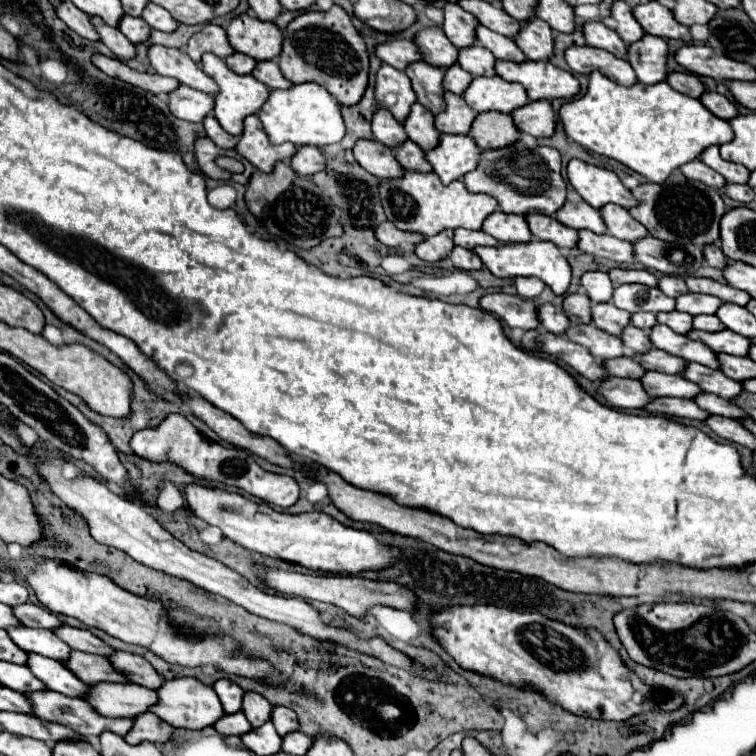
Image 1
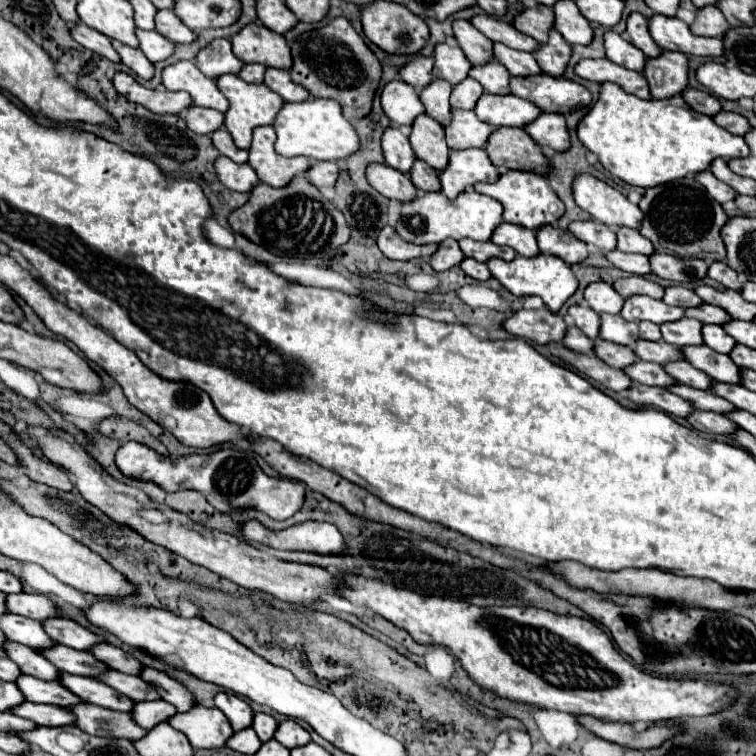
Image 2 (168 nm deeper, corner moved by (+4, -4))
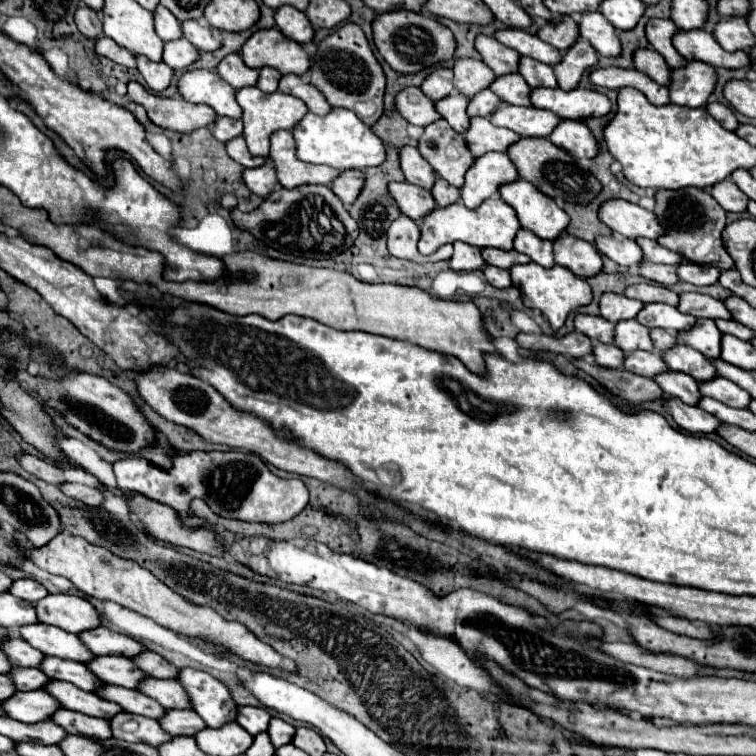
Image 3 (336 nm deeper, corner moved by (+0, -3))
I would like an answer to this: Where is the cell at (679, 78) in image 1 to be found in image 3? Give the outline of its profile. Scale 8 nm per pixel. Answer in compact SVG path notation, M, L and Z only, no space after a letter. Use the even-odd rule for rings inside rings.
M714 101L714 103L708 103L708 105L706 105L706 111L708 111L724 129L734 131L734 129L738 127L738 121L736 121L736 117L734 117L734 113L732 113L730 107Z

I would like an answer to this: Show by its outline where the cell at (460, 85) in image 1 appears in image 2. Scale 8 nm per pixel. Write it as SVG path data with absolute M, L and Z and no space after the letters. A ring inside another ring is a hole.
M466 78L458 86L454 86L452 96L450 96L450 104L452 104L452 108L474 110L474 104L478 102L478 98L482 94L484 94L484 88L478 82L474 82L472 78Z

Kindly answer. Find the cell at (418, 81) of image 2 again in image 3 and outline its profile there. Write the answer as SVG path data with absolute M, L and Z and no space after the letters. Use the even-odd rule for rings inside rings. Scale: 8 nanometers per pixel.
M442 65L434 67L430 71L430 75L426 75L426 79L422 81L420 89L432 101L438 101L438 99L454 93L454 87L452 87L452 69L446 69Z

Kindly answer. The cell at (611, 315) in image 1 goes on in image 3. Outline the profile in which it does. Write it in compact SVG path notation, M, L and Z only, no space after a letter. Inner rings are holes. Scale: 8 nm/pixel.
M636 319L614 323L614 345L620 347L624 353L630 353L636 349L652 351L654 347L648 337L648 327L640 325Z

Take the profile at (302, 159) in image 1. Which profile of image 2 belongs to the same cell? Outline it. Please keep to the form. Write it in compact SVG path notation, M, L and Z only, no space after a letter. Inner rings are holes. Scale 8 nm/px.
M316 162L308 172L306 172L306 178L322 188L322 186L334 186L336 180L338 180L338 164L336 162Z

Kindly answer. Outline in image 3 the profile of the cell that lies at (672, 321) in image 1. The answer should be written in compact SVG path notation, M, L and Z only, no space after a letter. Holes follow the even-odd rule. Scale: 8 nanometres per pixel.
M698 319L694 327L686 331L678 331L676 339L686 343L688 347L698 349L706 357L718 357L720 355L720 331L712 319Z

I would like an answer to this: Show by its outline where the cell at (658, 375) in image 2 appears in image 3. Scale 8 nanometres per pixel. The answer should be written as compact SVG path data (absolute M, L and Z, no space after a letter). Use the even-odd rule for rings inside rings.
M664 371L654 375L654 381L660 385L660 389L672 397L682 399L684 403L696 405L700 399L700 391L696 387L696 381L686 375L686 373L678 373L678 371Z

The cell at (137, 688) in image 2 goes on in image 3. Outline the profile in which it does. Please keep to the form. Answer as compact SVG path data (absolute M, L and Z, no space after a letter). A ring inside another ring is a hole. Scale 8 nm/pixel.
M142 679L138 683L138 691L144 695L156 699L162 707L190 707L190 701L186 699L186 691L178 687L178 681L174 679Z

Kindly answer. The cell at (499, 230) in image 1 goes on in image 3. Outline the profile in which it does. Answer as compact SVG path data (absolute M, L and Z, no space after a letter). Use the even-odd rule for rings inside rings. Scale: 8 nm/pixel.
M520 229L514 239L514 249L520 253L526 253L534 263L542 267L552 267L554 257L552 257L552 243L546 239L540 239L528 229Z

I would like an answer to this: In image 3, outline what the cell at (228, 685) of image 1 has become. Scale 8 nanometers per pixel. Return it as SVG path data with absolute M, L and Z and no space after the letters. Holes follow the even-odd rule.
M238 707L238 715L236 721L240 727L244 727L252 737L258 735L260 731L266 731L268 721L270 721L270 713L262 707Z

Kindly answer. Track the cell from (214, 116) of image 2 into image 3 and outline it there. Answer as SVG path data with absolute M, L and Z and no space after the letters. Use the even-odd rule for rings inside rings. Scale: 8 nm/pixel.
M218 117L218 119L214 121L214 125L212 125L212 135L214 135L218 141L226 143L226 141L230 141L232 137L242 135L242 121L240 121L240 119Z

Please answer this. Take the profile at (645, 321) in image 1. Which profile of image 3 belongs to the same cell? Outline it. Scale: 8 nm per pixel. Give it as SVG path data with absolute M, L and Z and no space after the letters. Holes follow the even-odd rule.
M650 329L650 337L652 337L652 343L658 351L664 351L664 349L670 349L670 345L674 347L676 345L676 337L672 333L668 333L666 329Z

